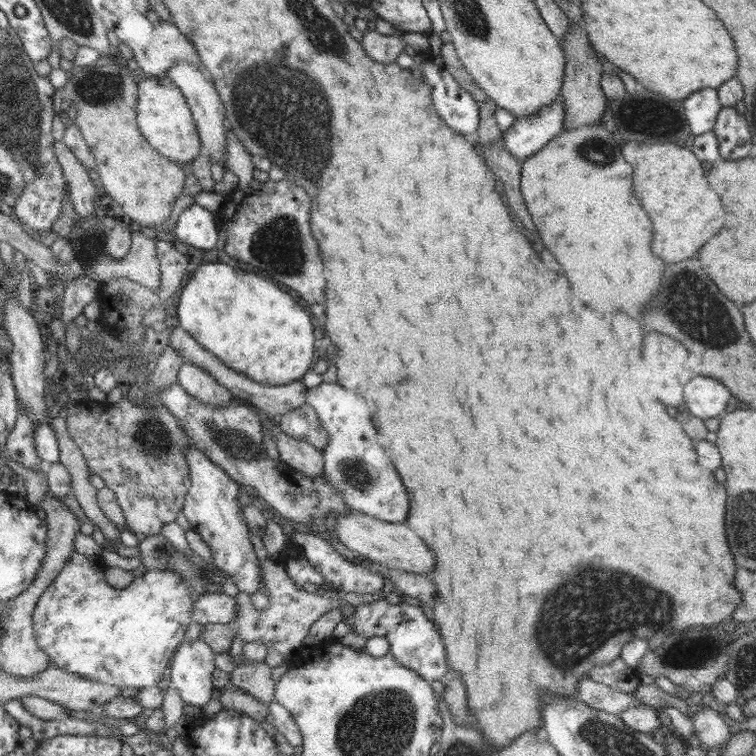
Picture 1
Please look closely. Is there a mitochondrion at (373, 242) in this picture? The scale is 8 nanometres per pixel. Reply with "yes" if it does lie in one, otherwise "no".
no

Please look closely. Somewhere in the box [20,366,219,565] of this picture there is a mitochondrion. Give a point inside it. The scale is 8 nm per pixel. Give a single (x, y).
(151, 436)

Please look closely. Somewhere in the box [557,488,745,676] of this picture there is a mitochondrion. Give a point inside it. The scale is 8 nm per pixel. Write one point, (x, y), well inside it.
(697, 652)

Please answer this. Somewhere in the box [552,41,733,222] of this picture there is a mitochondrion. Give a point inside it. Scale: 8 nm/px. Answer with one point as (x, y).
(586, 151)

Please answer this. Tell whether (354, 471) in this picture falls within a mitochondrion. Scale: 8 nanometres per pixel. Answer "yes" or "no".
yes

